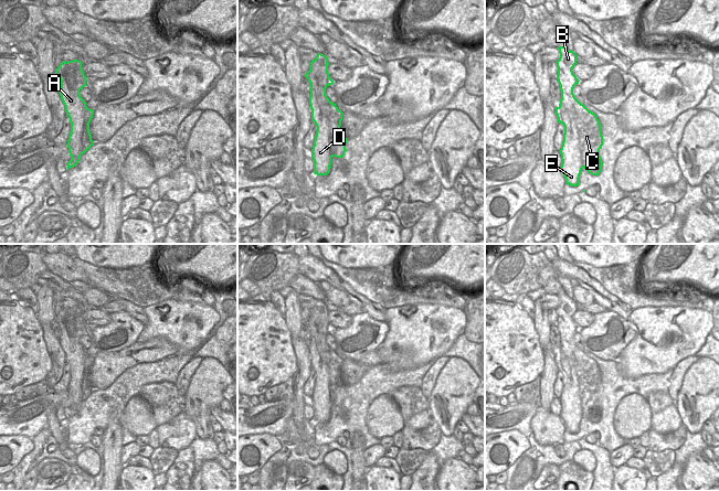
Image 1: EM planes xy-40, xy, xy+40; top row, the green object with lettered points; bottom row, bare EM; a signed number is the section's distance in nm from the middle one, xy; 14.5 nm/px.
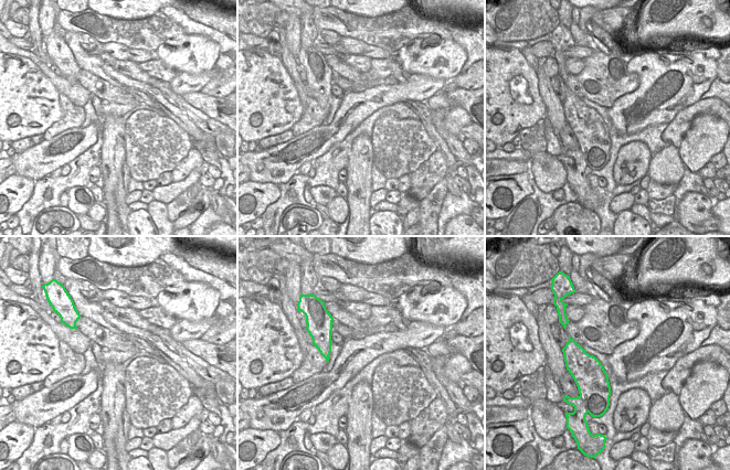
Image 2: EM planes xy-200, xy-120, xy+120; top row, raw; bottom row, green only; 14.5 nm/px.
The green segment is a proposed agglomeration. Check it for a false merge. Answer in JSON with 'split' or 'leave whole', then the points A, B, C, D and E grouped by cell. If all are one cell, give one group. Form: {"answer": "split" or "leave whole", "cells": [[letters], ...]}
{"answer": "split", "cells": [["A", "D", "E"], ["B", "C"]]}

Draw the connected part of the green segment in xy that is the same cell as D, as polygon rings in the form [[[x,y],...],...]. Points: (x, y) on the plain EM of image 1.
[[[310,317],[304,322],[310,331],[309,352],[311,356],[311,369],[317,374],[311,405],[314,407],[314,419],[317,423],[327,423],[330,419],[331,398],[330,398],[330,375],[329,365],[321,357],[318,351],[317,339],[325,340],[328,327],[323,322],[314,321]]]

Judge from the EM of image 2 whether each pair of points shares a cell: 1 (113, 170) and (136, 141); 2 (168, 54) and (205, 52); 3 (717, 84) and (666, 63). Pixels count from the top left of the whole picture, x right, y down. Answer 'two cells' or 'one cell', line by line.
1: two cells
2: one cell
3: two cells

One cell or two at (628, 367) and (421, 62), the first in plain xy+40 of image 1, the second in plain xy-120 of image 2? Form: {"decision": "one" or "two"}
{"decision": "one"}

